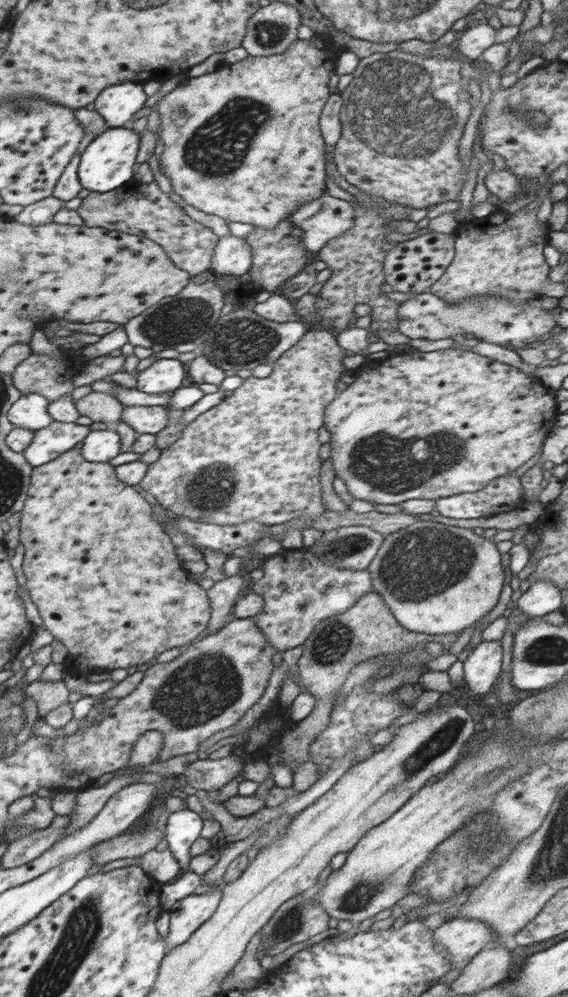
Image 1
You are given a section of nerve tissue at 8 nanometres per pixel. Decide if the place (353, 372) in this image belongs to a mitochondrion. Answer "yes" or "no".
no

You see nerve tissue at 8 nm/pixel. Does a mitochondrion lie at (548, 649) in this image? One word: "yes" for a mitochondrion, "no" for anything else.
yes

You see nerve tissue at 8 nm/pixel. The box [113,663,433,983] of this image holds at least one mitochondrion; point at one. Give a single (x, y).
(362, 893)

